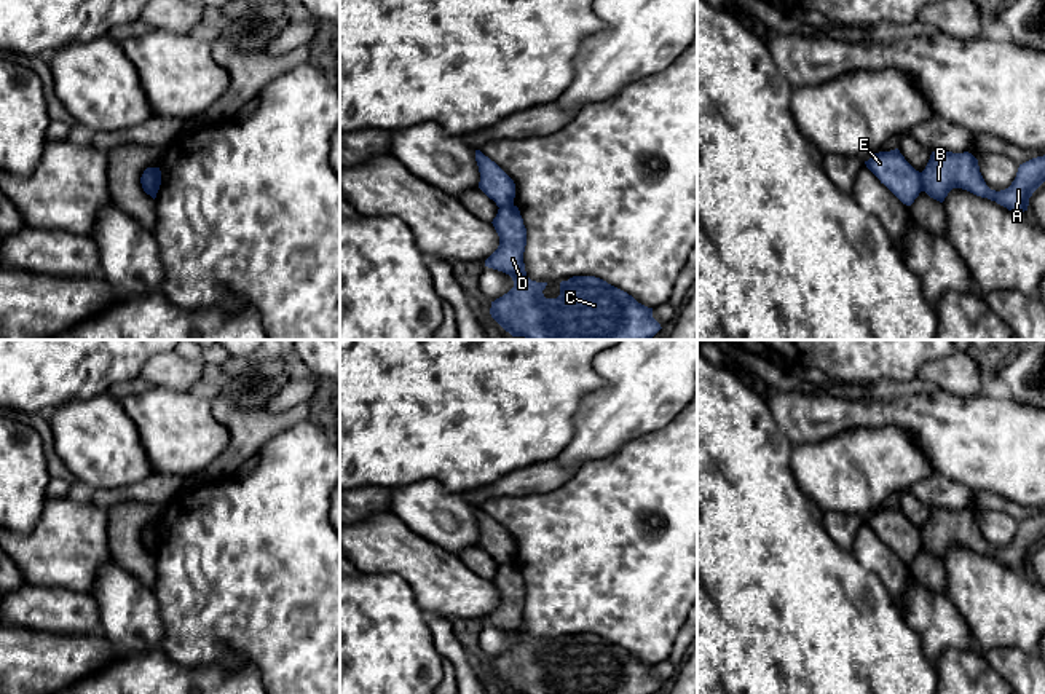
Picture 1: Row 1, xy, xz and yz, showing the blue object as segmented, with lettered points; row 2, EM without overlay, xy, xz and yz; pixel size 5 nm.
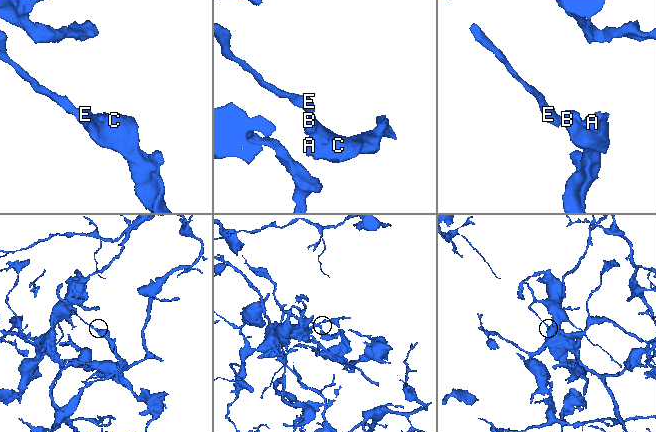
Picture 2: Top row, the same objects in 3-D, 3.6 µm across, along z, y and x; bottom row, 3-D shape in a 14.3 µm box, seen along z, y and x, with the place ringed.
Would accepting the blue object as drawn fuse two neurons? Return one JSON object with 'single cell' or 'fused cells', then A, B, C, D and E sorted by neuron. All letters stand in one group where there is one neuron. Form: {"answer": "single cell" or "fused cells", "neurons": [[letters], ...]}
{"answer": "fused cells", "neurons": [["A", "B", "C", "D"], ["E"]]}

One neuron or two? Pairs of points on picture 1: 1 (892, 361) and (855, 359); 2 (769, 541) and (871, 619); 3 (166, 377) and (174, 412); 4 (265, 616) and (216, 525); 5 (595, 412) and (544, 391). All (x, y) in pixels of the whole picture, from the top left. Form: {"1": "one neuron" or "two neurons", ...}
{"1": "one neuron", "2": "one neuron", "3": "two neurons", "4": "one neuron", "5": "two neurons"}

